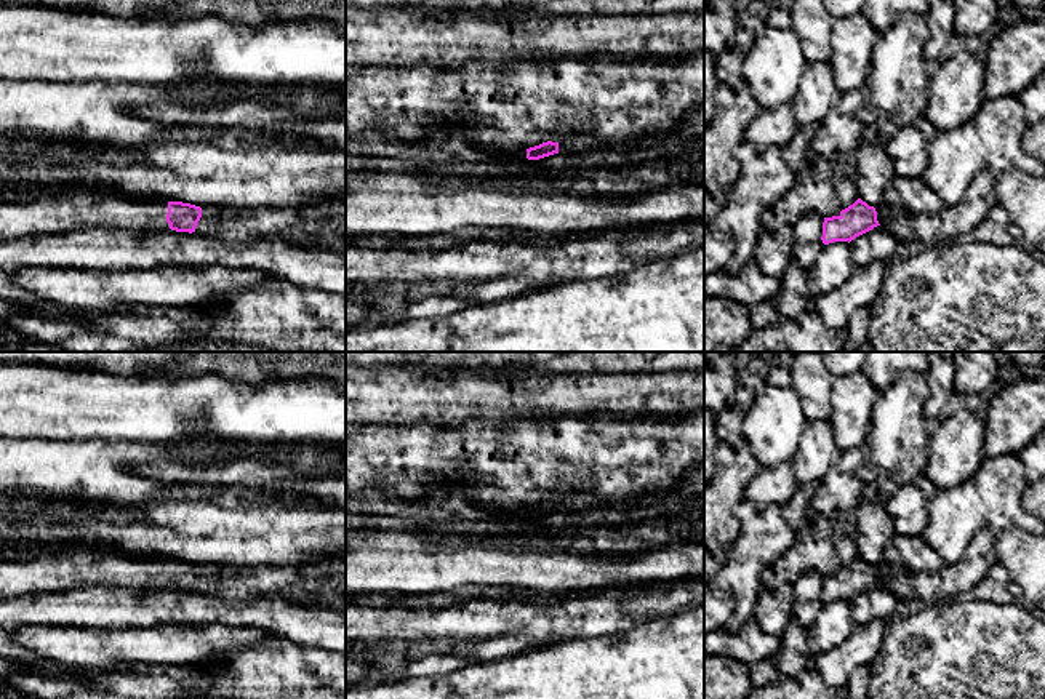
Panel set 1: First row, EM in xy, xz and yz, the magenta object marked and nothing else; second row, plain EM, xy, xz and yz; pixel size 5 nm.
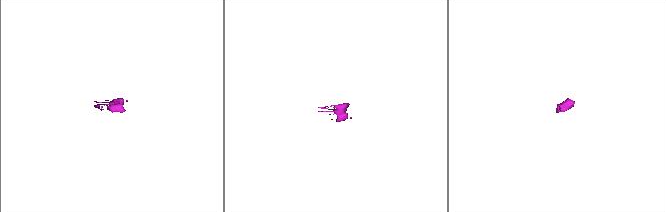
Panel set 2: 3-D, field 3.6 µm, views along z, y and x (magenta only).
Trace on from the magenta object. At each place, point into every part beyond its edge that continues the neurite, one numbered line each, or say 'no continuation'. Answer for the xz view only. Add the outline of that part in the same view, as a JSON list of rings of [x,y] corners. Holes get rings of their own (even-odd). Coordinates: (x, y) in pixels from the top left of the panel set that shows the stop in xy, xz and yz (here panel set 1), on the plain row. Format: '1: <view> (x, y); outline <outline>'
1: xz (690, 487); outline [[[704,464],[690,469],[680,478],[680,481],[669,491],[661,494],[650,494],[645,499],[624,499],[618,502],[602,501],[587,493],[579,493],[573,499],[560,501],[559,512],[589,512],[600,507],[615,509],[634,509],[639,505],[648,505],[653,501],[695,501],[704,496]]]
2: xz (370, 503); outline [[[366,488],[346,497],[346,518],[397,517],[418,521],[486,518],[527,518],[527,509],[501,509],[470,504],[456,494],[430,496],[419,501],[400,501],[390,494]]]

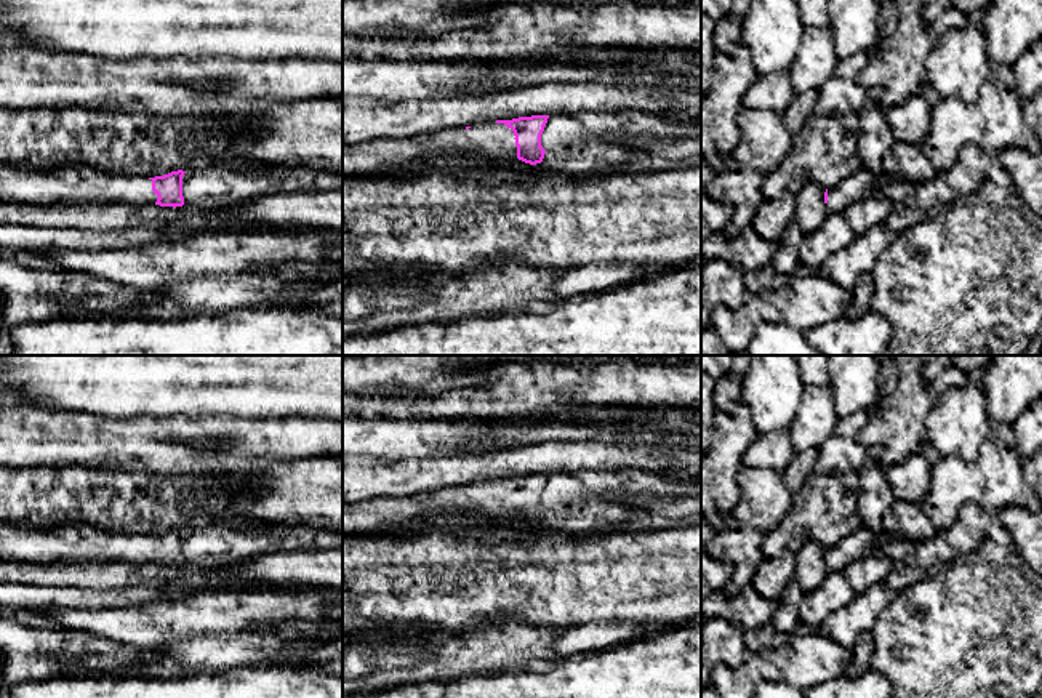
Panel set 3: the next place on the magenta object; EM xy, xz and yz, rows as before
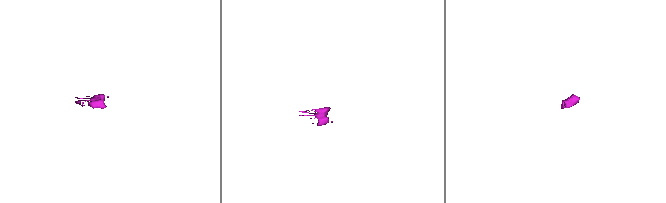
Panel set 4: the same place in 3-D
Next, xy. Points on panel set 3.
1: xy (72, 543); outline [[[0,522],[0,560],[50,562],[122,562],[144,565],[157,560],[152,538],[98,532],[88,525],[30,530]]]
2: xy (213, 546); outline [[[210,524],[182,535],[184,564],[214,570],[277,551],[343,549],[343,532],[325,528],[271,528],[248,532]]]

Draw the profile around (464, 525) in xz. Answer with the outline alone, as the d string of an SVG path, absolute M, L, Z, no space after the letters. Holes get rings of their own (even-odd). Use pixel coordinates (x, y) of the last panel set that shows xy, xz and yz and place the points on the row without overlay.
M439 514L432 517L424 517L421 520L413 520L410 524L402 524L399 528L408 532L445 532L445 533L459 535L467 540L477 540L480 532L493 530L499 527L509 527L515 532L527 533L531 538L538 536L543 532L552 532L551 528L543 527L541 522L530 524L519 517L511 525L495 525L495 524L483 524L466 514Z

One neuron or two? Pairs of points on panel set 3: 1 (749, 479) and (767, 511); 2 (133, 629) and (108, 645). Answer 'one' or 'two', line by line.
1: one
2: two

